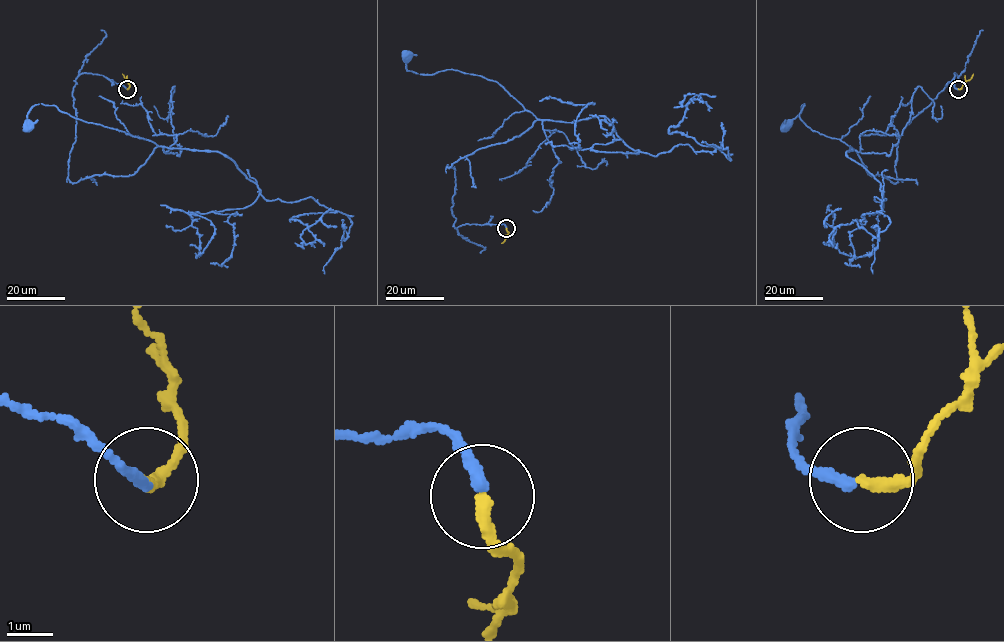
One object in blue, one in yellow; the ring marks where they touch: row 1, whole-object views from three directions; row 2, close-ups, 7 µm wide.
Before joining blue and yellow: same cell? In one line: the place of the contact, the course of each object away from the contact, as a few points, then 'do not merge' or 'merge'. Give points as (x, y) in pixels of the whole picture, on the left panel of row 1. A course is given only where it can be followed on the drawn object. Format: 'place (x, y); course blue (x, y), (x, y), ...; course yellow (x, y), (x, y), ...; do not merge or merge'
place (127, 89); course blue (127, 89), (89, 73), (74, 81), (68, 179), (132, 175), (158, 147), (151, 140), (41, 103), (28, 126); course yellow (127, 89), (129, 82), (122, 74); merge

